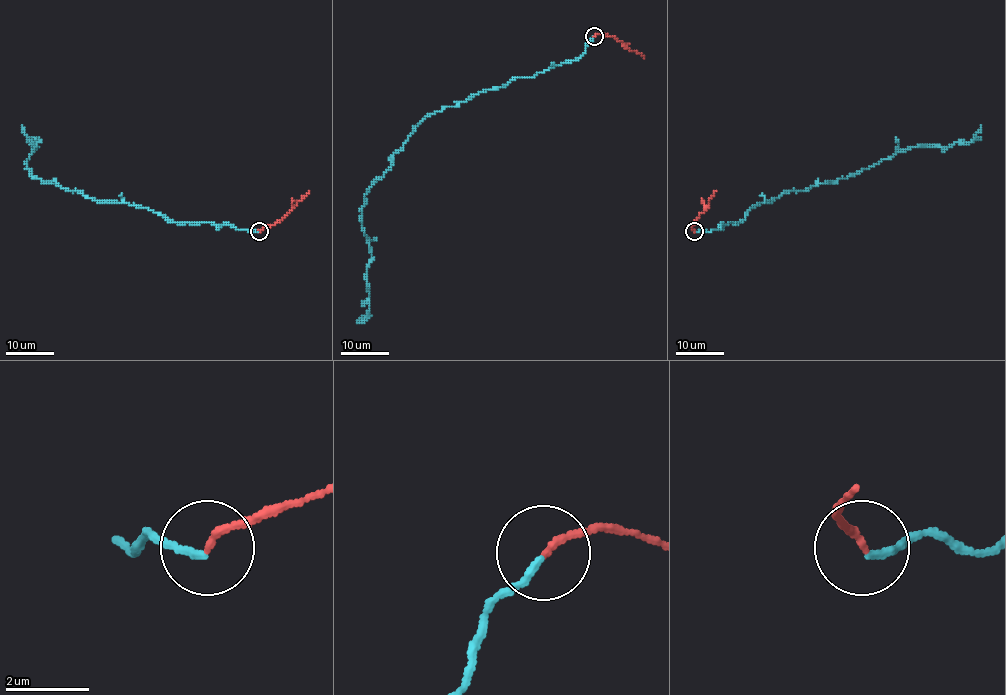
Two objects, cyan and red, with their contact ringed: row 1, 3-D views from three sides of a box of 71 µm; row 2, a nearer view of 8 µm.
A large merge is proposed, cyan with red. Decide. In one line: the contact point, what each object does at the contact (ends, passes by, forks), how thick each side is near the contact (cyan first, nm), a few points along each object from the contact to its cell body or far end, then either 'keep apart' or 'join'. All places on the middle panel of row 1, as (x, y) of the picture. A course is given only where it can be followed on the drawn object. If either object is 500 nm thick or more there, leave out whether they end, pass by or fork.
place (594, 36); cyan ends; red ends; calibres 180 and 170 nm; course cyan (593, 37), (576, 60), (488, 89), (415, 128), (365, 195), (361, 224), (372, 260), (368, 310), (356, 322); course red (593, 37), (613, 35), (643, 57); keep apart

